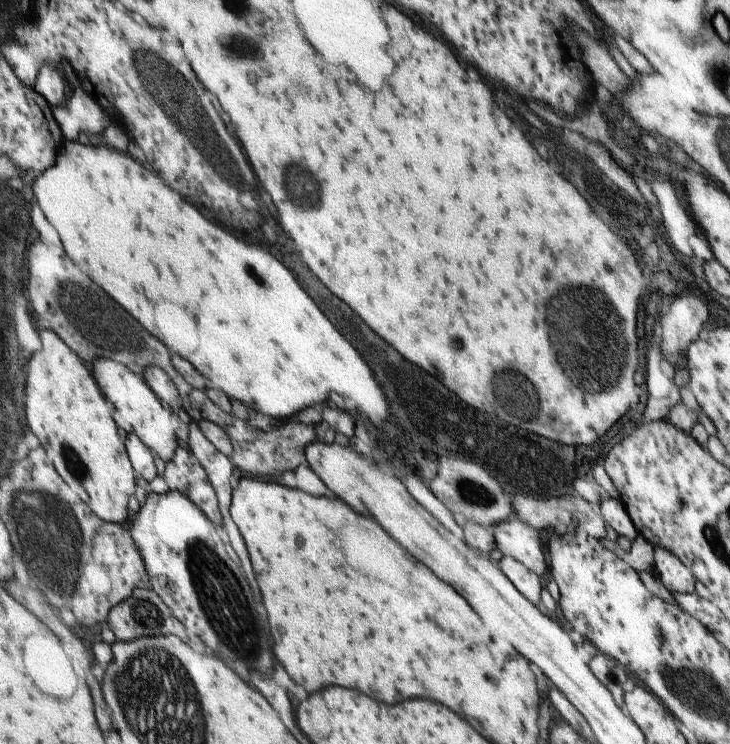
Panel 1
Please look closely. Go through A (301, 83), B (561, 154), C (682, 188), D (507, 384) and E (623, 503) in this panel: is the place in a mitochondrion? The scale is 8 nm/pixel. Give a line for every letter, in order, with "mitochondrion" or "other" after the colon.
A: other
B: mitochondrion
C: other
D: mitochondrion
E: other

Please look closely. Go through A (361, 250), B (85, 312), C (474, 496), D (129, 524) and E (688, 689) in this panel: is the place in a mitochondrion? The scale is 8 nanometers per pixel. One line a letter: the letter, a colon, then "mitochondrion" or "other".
A: other
B: mitochondrion
C: mitochondrion
D: other
E: mitochondrion

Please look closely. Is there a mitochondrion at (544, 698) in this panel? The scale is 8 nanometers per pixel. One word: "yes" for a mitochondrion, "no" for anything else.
no

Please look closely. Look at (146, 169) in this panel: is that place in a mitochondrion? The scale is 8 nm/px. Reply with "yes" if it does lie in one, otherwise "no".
no

